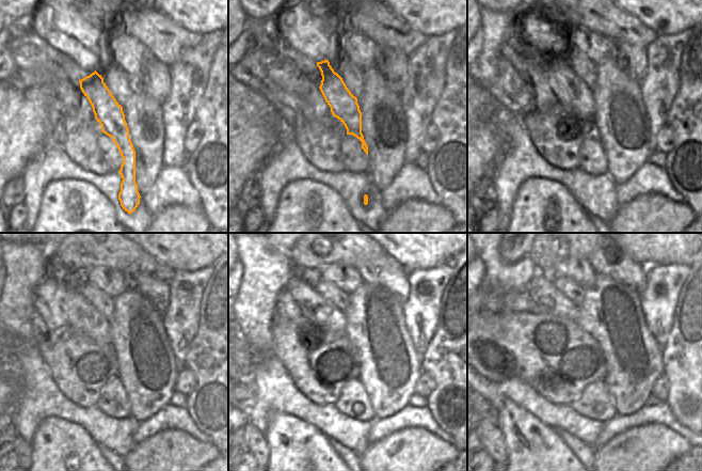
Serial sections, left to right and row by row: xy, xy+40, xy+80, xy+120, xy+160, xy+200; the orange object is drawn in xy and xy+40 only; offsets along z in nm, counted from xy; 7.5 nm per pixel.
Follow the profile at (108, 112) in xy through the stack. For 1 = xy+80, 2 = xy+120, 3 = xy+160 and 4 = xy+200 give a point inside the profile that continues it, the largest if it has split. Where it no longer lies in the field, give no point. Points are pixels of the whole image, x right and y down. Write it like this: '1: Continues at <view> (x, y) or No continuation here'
1: Continues at xy+80 (573, 94)
2: Continues at xy+120 (94, 325)
3: Continues at xy+160 (333, 318)
4: Continues at xy+200 (543, 292).

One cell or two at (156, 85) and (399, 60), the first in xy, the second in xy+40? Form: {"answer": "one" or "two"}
{"answer": "one"}

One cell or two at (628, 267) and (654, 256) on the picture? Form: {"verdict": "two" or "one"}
{"verdict": "two"}

